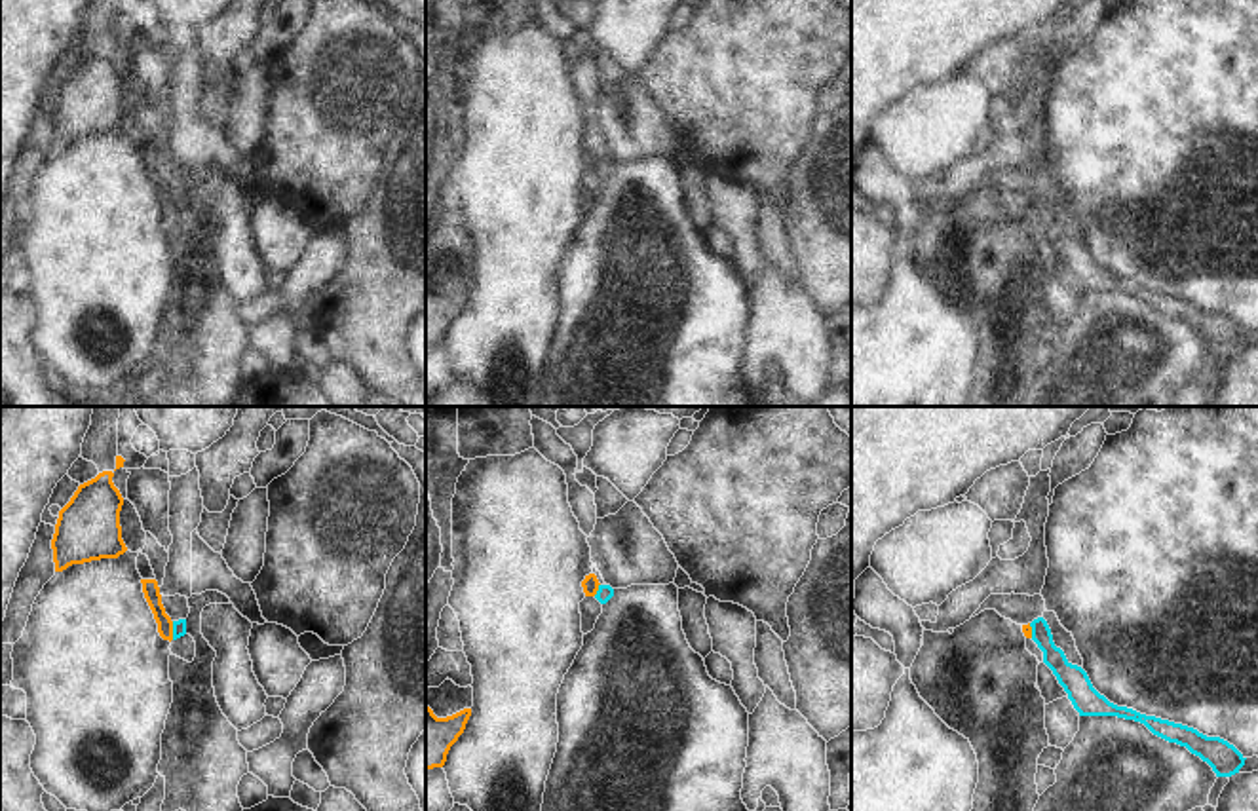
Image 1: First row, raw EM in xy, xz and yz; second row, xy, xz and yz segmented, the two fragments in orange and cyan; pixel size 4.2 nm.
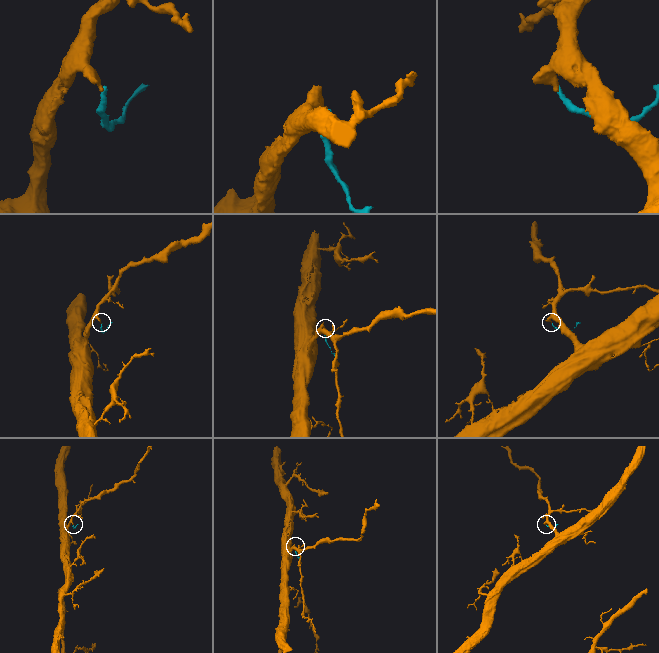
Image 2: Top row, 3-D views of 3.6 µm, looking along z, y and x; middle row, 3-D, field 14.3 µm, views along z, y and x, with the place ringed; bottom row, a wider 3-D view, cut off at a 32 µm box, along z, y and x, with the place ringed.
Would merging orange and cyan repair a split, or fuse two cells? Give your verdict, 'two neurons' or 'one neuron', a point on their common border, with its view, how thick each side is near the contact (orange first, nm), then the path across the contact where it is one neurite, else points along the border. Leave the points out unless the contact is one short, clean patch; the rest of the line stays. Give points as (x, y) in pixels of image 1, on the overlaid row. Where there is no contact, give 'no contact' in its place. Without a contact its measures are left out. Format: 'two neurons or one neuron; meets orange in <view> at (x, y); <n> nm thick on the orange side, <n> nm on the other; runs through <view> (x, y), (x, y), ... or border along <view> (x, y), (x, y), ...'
two neurons; meets orange in xy at (171, 631); 70 nm thick on the orange side, 60 nm on the other; border along xy (171, 622), (173, 639)

